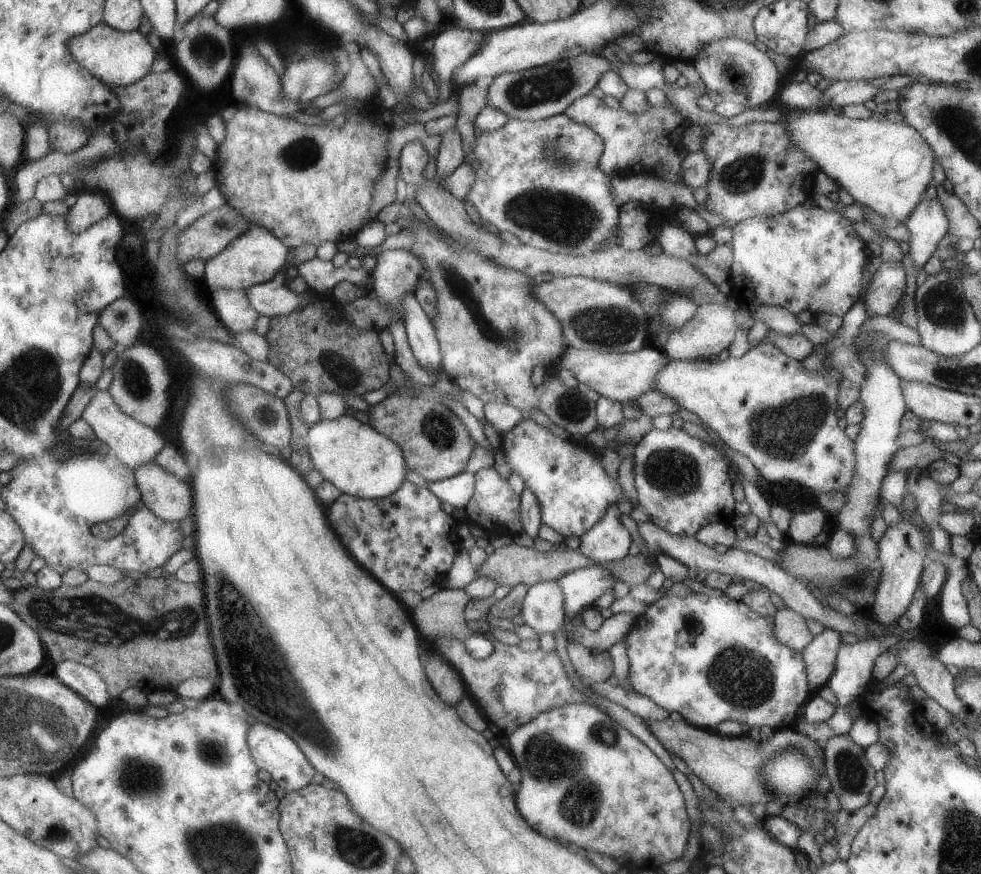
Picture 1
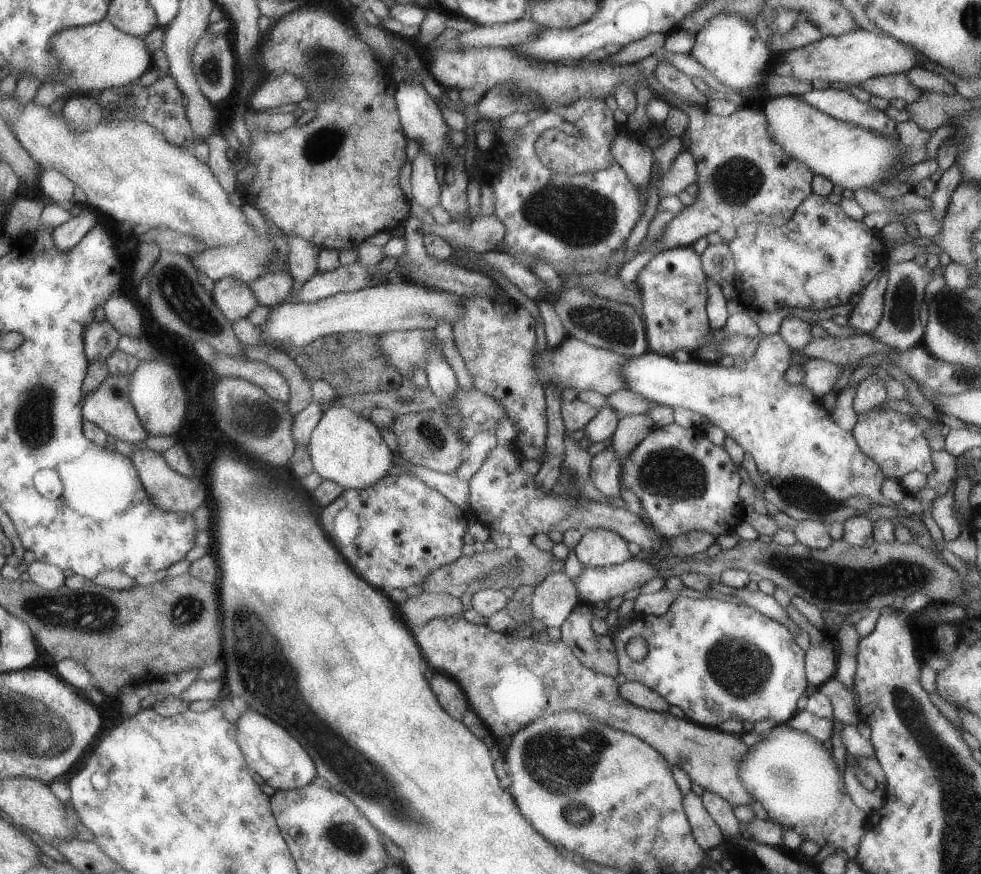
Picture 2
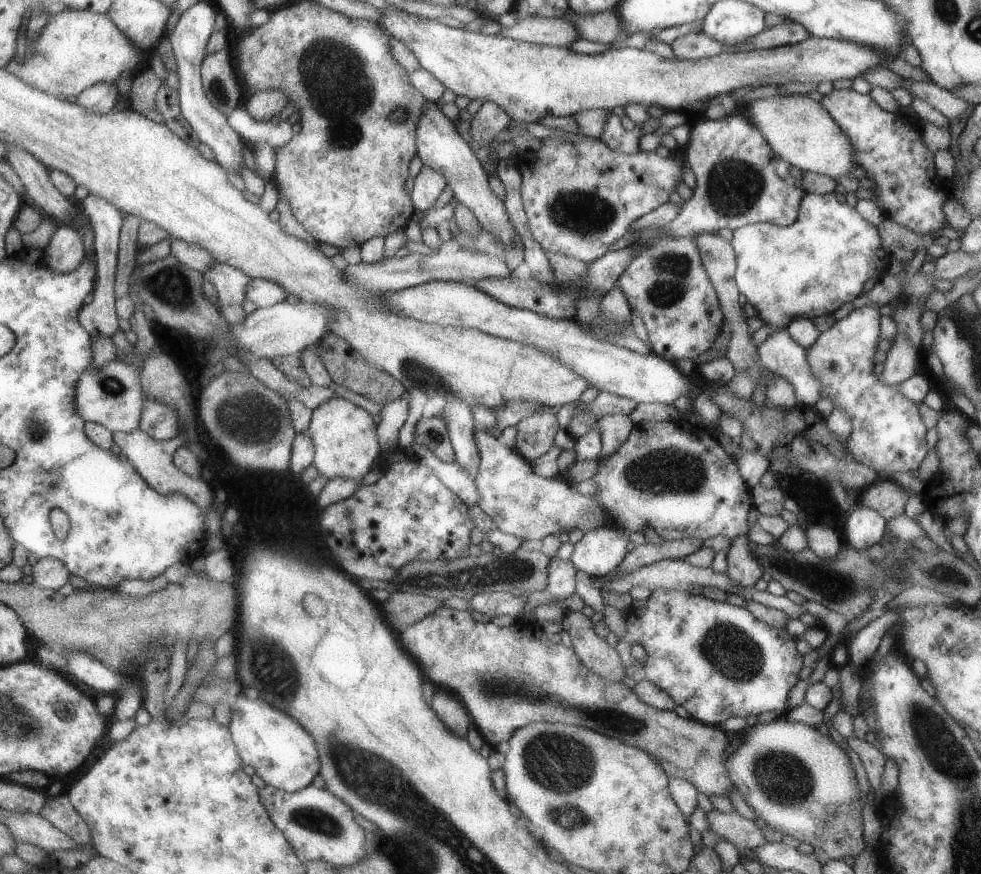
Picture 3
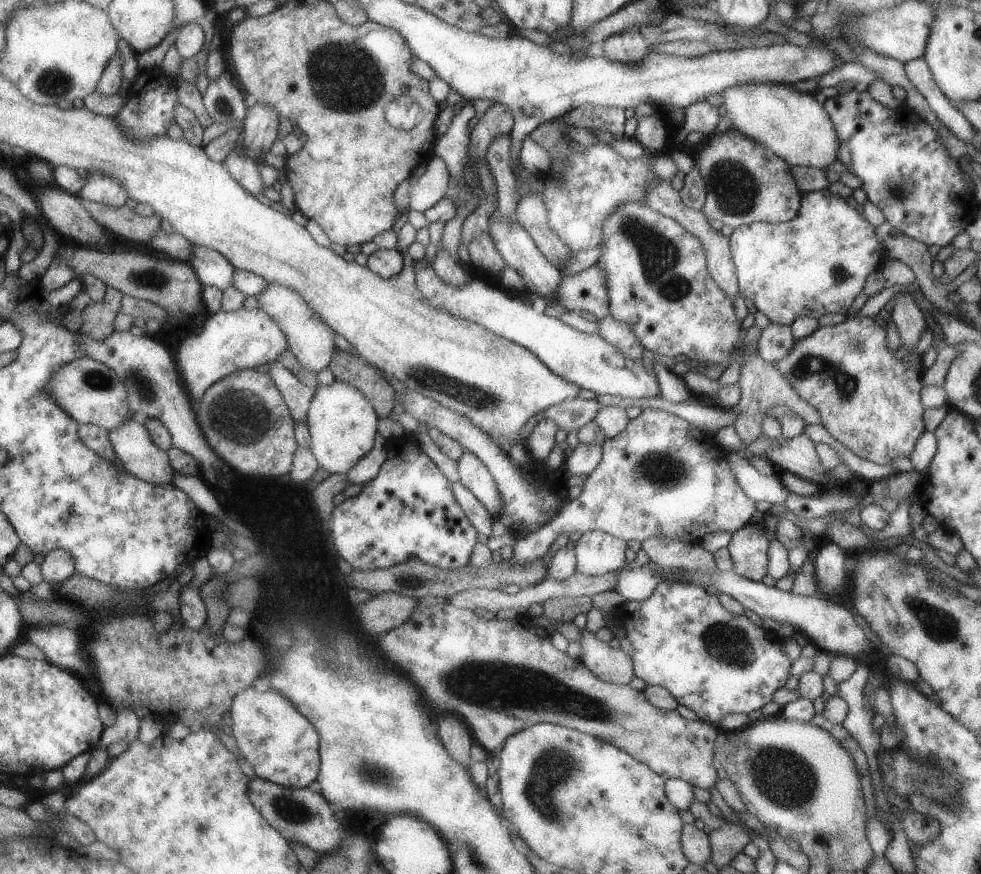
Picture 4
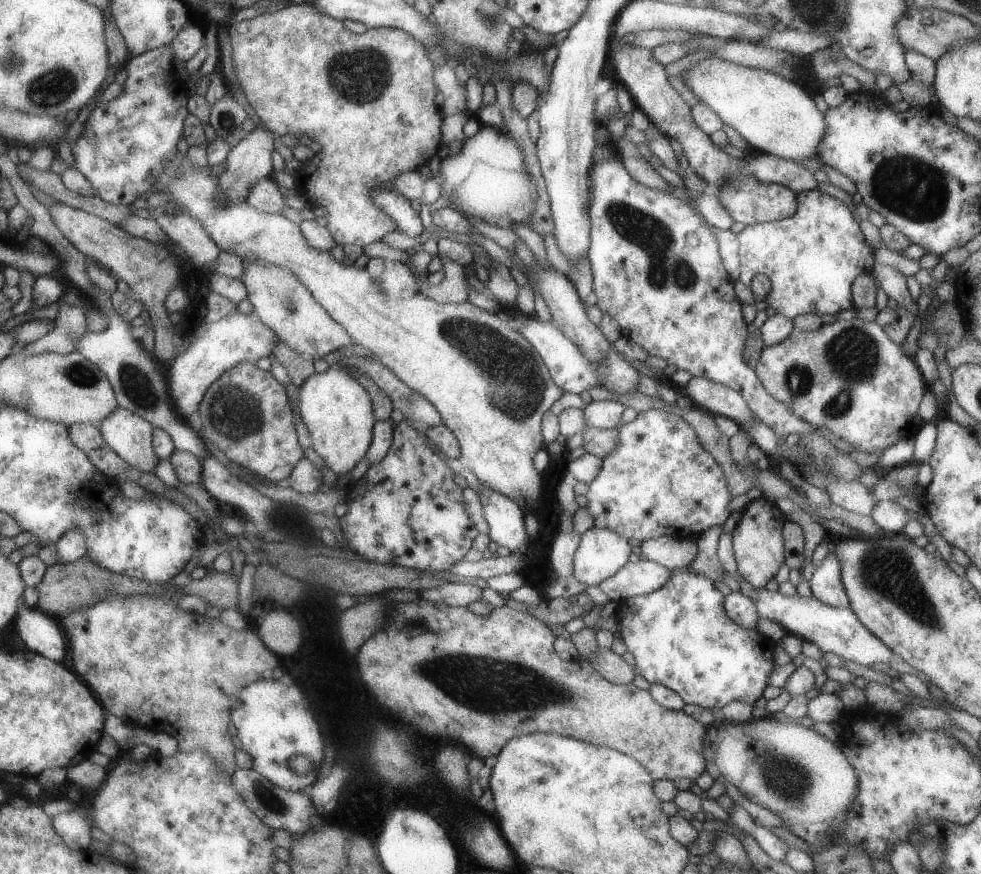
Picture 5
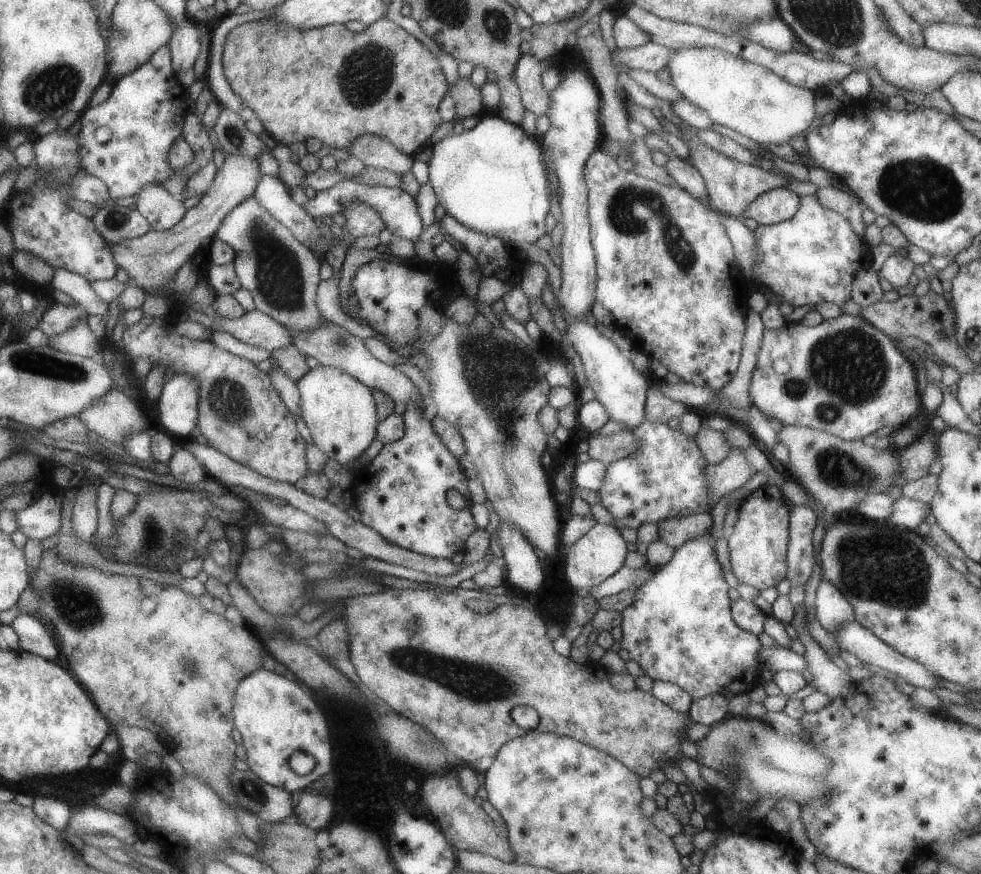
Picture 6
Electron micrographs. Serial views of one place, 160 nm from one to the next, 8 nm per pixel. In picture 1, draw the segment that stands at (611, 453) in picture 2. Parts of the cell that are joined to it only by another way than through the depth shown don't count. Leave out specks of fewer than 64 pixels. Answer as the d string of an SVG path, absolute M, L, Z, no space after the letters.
M618 504L608 507L604 516L581 536L578 550L598 564L610 564L628 555L633 538L622 524Z

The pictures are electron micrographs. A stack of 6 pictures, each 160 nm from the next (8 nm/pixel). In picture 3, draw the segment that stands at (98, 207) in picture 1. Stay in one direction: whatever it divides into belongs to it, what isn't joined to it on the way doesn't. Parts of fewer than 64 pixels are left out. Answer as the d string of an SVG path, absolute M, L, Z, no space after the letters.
M58 225L44 249L43 262L59 275L74 272L87 258L82 244L82 234L70 225Z

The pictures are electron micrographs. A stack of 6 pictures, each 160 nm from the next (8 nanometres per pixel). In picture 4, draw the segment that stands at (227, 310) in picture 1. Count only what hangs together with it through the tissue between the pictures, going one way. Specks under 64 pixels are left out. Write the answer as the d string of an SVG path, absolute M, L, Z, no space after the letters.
M194 245L189 263L204 286L212 285L225 290L233 284L231 278L235 266L213 248Z

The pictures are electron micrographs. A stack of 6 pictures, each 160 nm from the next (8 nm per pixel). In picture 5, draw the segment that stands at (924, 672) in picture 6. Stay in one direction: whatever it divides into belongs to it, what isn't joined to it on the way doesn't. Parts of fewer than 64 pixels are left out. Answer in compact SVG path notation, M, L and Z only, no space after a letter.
M766 587L758 589L758 598L754 602L760 617L776 621L788 634L817 644L823 653L834 653L845 660L852 660L868 667L888 664L892 660L893 650L862 624L851 607L829 607L816 597L805 598L799 593L784 596L780 591L769 591Z

